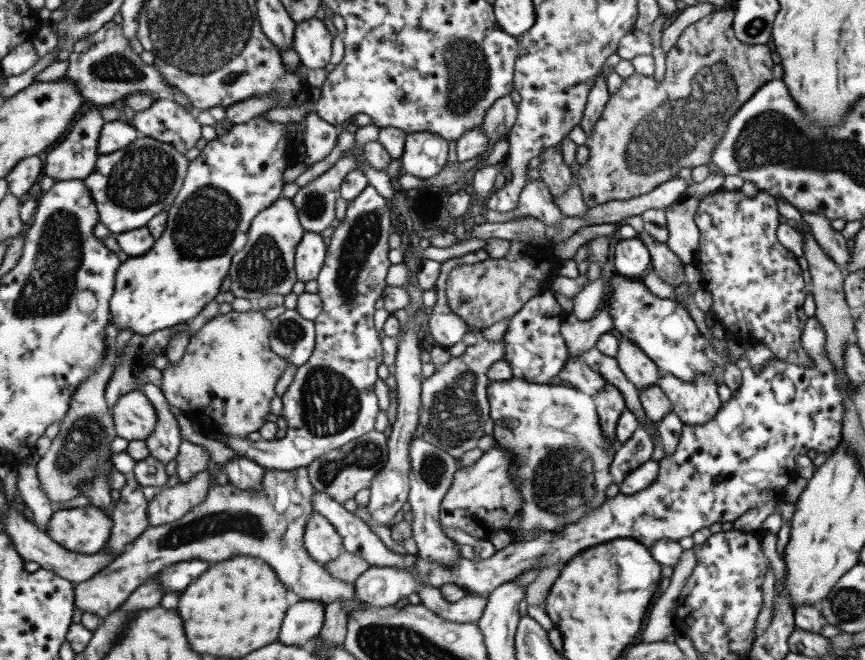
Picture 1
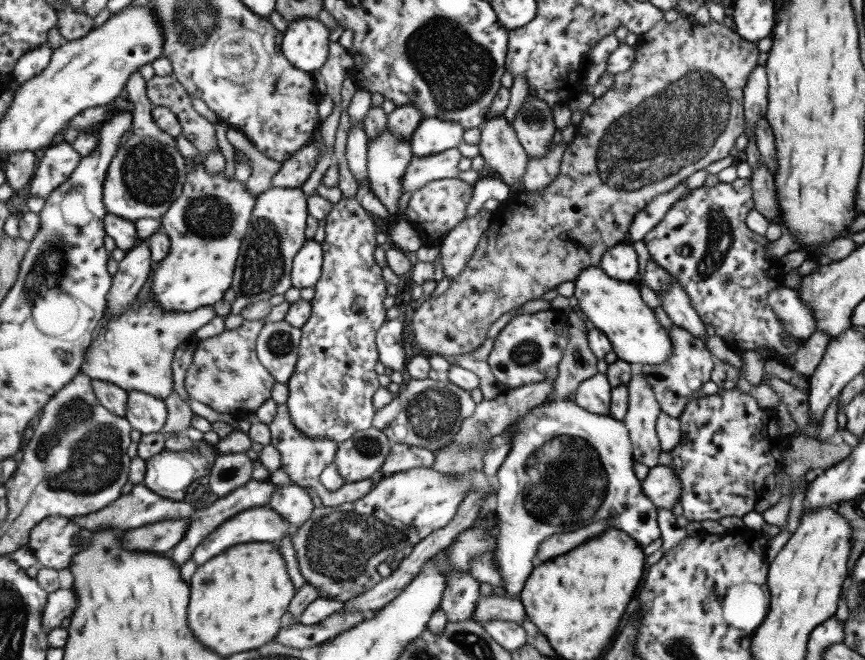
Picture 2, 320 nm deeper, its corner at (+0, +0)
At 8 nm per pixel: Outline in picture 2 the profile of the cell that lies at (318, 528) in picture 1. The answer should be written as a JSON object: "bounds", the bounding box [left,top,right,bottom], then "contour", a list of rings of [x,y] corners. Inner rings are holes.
{"bounds":[269,484,315,529],"contour":[[[297,484],[279,485],[271,497],[269,506],[291,521],[295,529],[307,522],[315,510],[315,502],[311,500],[305,487]]]}

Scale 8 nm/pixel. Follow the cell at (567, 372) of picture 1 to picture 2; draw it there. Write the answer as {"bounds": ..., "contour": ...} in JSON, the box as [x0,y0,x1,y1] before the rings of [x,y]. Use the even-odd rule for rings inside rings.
{"bounds":[570,372,610,415],"contour":[[[598,372],[578,384],[570,398],[587,412],[607,415],[610,407],[610,384],[604,373]]]}

